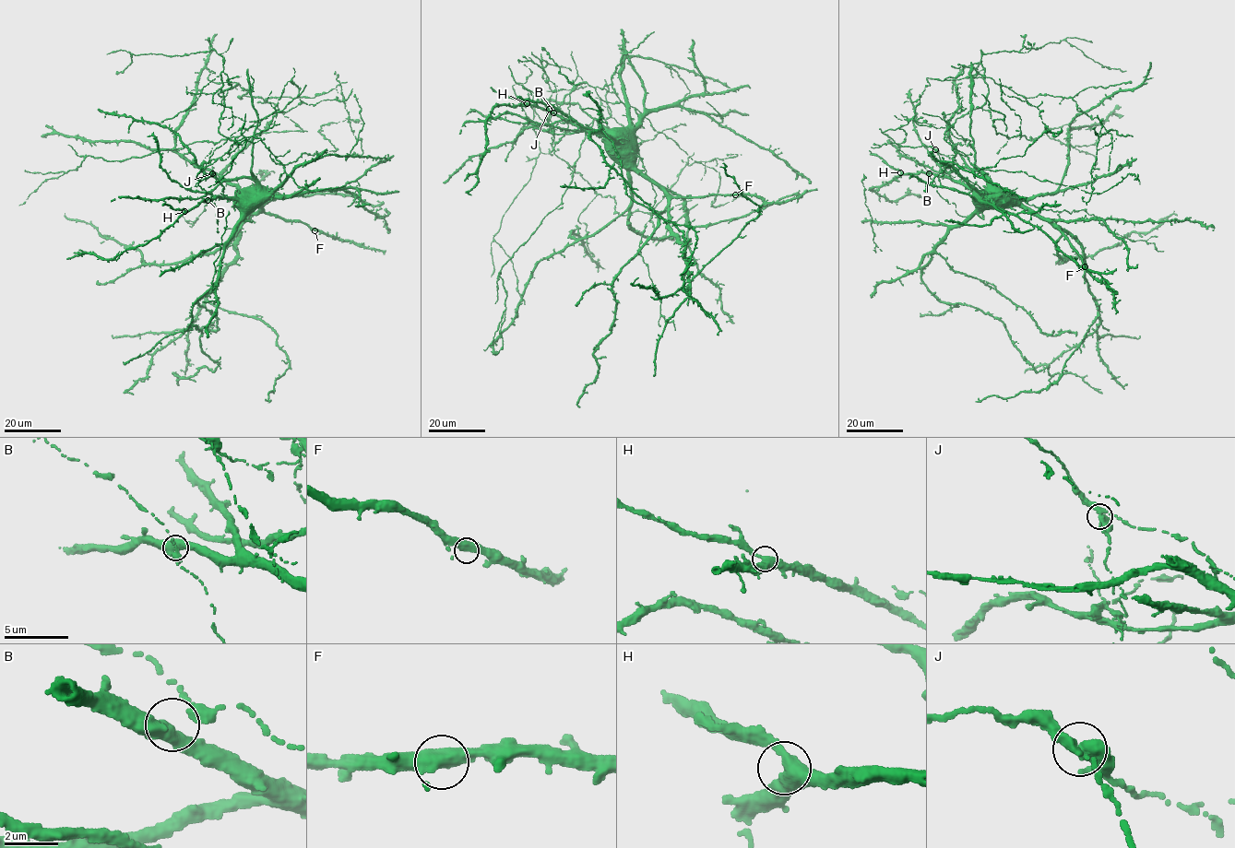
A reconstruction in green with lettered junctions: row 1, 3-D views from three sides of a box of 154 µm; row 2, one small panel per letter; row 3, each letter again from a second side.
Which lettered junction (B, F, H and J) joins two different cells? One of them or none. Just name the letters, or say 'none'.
J

